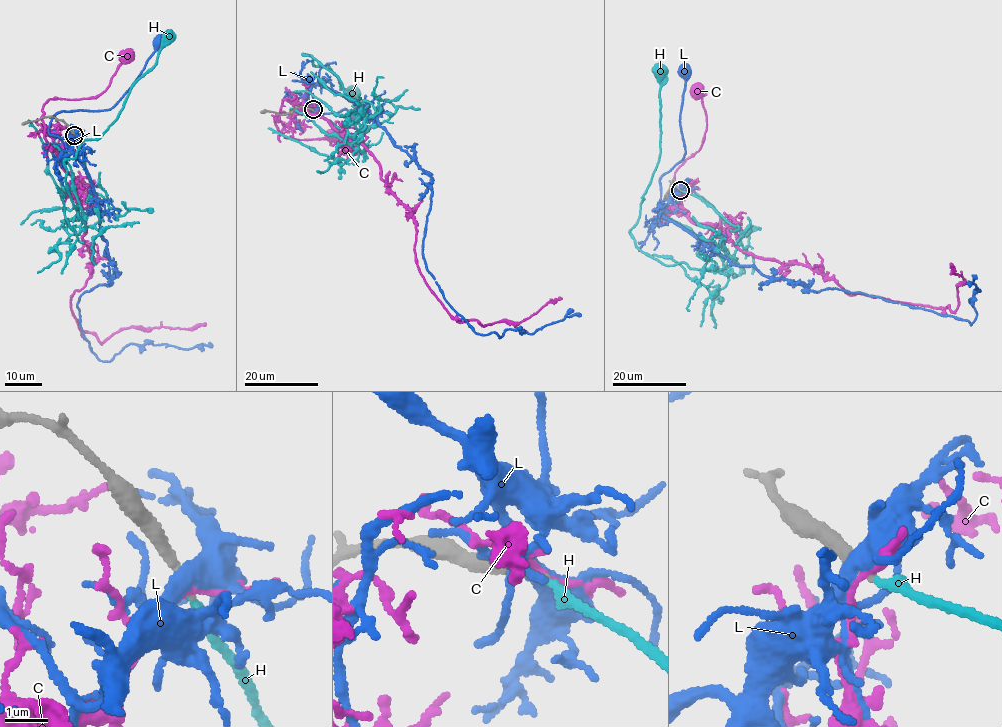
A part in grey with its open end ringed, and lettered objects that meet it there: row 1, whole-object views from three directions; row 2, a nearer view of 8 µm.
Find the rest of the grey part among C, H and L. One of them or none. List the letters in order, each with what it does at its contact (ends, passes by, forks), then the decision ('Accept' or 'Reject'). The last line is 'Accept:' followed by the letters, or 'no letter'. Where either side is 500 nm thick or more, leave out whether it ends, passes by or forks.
C: It passes by. Reject
H: It ends there. Accept
L: It passes by. Reject
Accept: H

